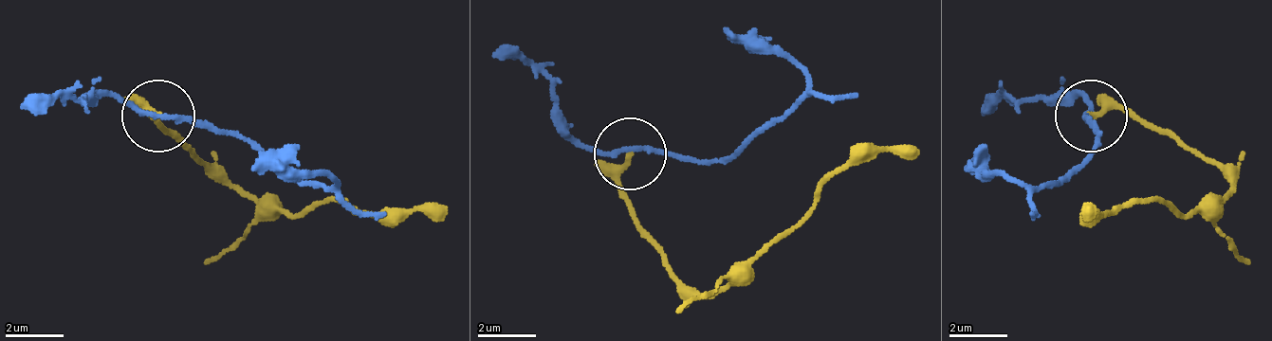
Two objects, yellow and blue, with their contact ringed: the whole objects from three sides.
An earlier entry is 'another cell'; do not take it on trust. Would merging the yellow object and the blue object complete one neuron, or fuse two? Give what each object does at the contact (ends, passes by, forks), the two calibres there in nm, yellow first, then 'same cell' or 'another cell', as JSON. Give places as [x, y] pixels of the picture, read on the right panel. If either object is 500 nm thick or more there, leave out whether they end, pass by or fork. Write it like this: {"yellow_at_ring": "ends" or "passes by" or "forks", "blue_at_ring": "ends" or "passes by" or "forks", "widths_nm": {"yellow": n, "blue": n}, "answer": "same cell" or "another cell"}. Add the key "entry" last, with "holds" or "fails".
{"yellow_at_ring": "passes by", "blue_at_ring": "passes by", "widths_nm": {"yellow": 160, "blue": 170}, "answer": "another cell", "entry": "holds"}

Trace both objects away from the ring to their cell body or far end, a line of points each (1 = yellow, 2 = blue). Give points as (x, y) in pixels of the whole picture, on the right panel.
1: (1093, 117), (1135, 111), (1223, 175), (1230, 189), (1193, 211), (1151, 197), (1107, 211), (1085, 211), (1093, 205)
2: (1085, 117), (1099, 147), (1035, 189), (1005, 175), (963, 169)

